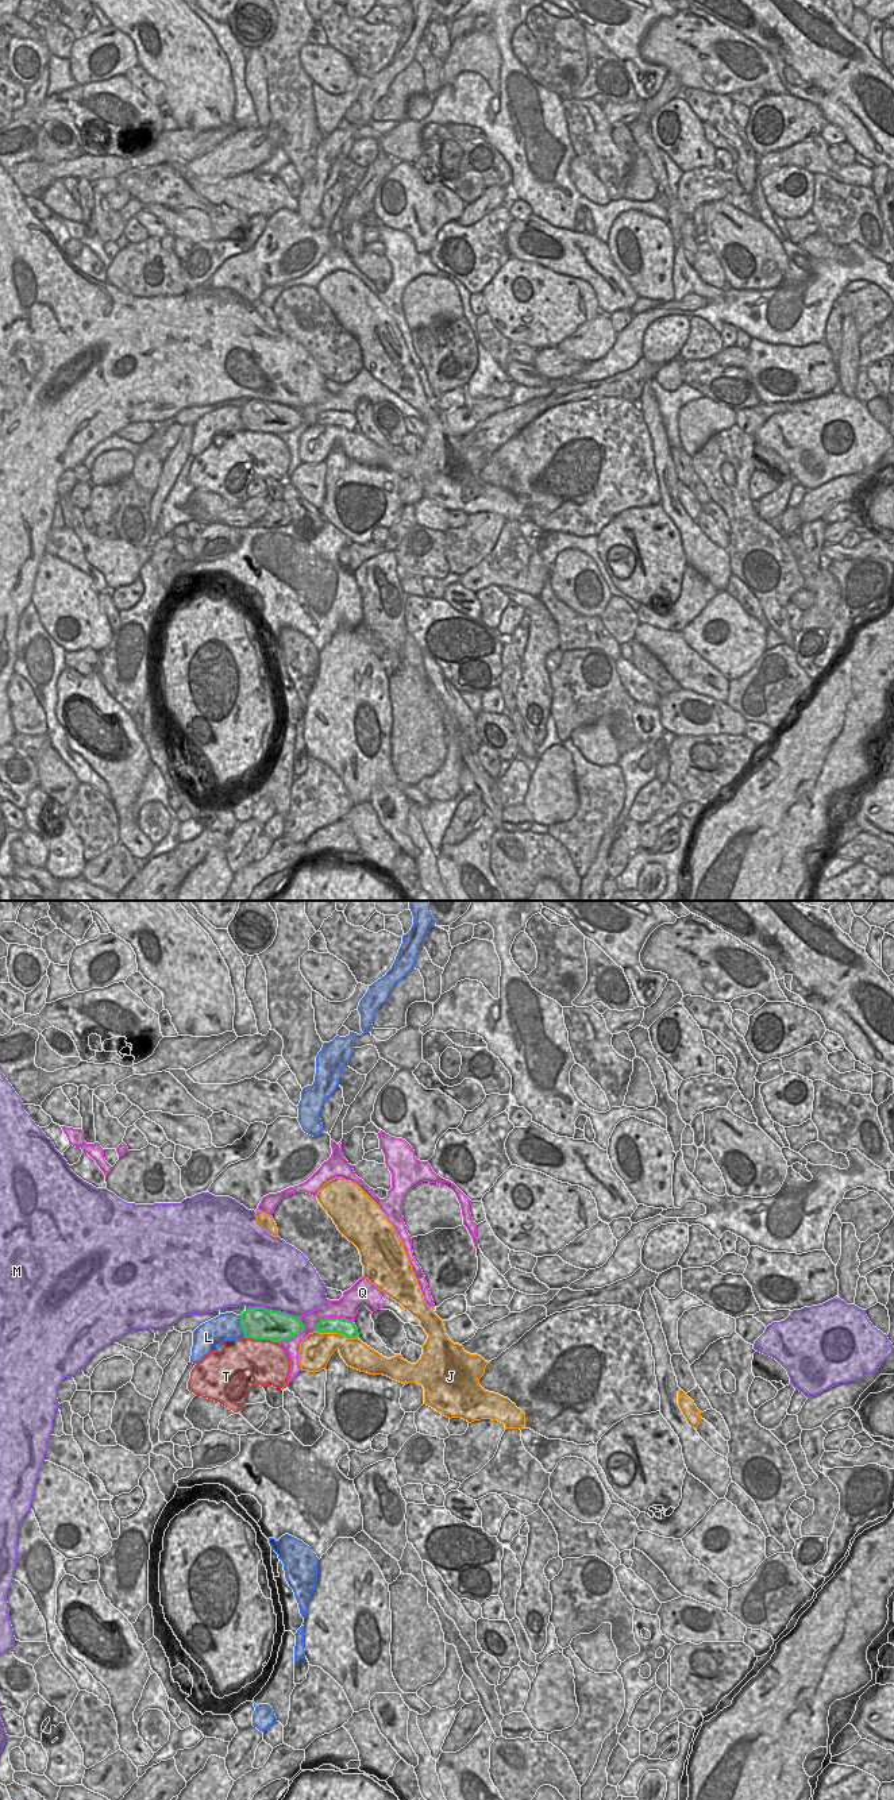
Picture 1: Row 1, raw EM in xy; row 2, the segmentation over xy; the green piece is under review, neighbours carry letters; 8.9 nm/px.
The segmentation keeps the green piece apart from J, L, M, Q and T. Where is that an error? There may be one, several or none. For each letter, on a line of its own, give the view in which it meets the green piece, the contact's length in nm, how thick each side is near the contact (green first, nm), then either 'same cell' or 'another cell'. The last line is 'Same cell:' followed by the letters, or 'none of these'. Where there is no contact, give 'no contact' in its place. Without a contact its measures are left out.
J: meets green in xy; contact 400 nm long; 150 nm thick on the green side, 280 nm on the other; another cell
L: meets green in xy; contact 220 nm long; 280 nm thick on the green side, 240 nm on the other; another cell
M: meets green in xy; contact 480 nm long; 280 nm thick on the green side, 500 nm on the other; another cell
Q: meets green in xy; contact 380 nm long; 150 nm thick on the green side, 200 nm on the other; another cell
T: meets green in xy; contact 300 nm long; 280 nm thick on the green side, 440 nm on the other; another cell
Same cell: none of these

